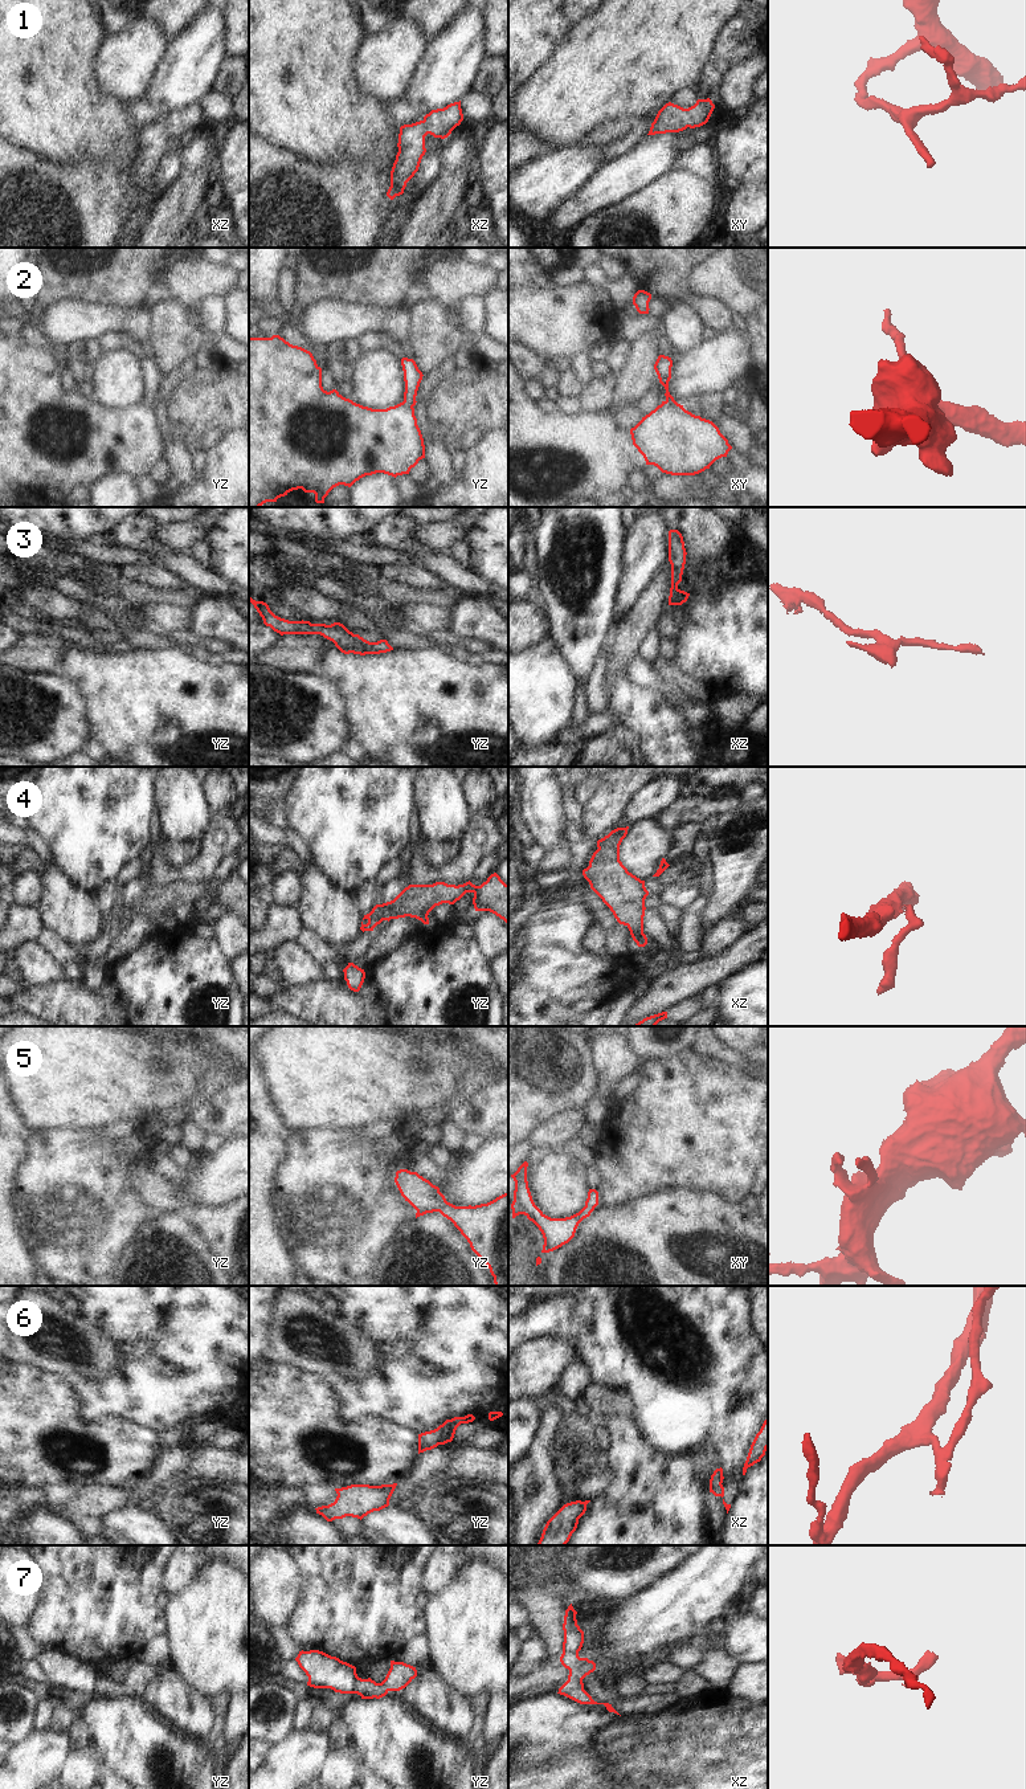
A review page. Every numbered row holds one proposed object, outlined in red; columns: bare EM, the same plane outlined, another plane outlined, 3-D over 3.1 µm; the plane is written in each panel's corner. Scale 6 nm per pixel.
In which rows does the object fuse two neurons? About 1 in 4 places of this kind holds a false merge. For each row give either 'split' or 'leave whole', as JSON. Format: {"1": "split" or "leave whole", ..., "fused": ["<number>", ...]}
{"1": "leave whole", "2": "split", "3": "leave whole", "4": "split", "5": "leave whole", "6": "leave whole", "7": "leave whole", "fused": ["2", "4"]}

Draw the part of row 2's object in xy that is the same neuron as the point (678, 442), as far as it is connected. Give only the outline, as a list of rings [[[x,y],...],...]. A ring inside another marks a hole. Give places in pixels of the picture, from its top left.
[[[667,401],[642,417],[630,434],[646,465],[671,475],[699,474],[732,449],[712,421]]]

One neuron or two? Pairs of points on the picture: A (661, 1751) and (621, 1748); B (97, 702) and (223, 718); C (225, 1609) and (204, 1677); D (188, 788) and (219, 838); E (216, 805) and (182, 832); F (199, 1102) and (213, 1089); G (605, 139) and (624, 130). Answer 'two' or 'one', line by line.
A: one
B: one
C: one
D: two
E: two
F: one
G: one

